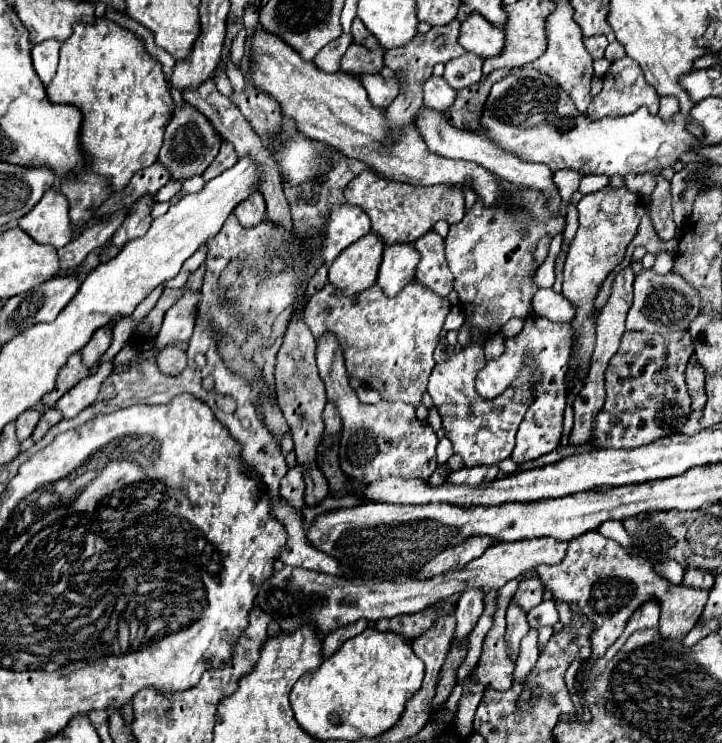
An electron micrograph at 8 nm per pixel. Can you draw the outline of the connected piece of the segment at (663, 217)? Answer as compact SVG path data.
M657 175L657 187L651 195L649 217L653 221L657 235L663 241L669 241L675 237L675 223L673 223L673 213L671 213L671 185L661 175Z

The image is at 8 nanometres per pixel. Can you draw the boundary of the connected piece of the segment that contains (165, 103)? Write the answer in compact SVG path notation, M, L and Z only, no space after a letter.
M97 17L93 23L79 23L73 35L61 45L61 59L53 81L47 85L47 95L53 103L71 103L83 113L81 147L89 159L91 171L109 177L111 187L121 191L135 171L149 167L157 161L163 145L163 129L169 123L175 103L163 75L163 65L147 53L143 39L129 29L119 27L105 17Z

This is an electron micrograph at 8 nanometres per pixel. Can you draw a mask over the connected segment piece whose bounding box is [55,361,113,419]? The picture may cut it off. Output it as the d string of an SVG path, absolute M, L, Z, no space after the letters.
M113 361L101 363L99 371L95 375L89 375L87 379L83 379L81 383L77 383L77 387L73 387L71 391L67 391L65 397L61 397L57 401L55 407L63 413L65 419L75 417L79 411L83 411L85 407L89 407L97 399L101 383L111 375L111 371L113 371Z

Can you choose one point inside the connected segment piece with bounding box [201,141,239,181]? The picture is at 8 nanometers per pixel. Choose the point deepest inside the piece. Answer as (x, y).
(226, 158)

